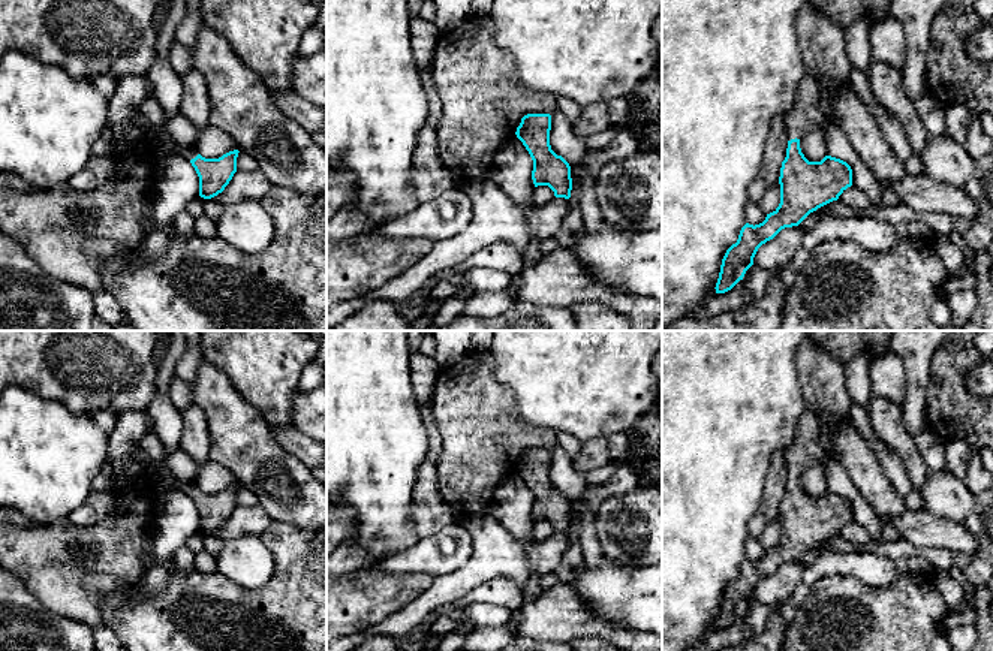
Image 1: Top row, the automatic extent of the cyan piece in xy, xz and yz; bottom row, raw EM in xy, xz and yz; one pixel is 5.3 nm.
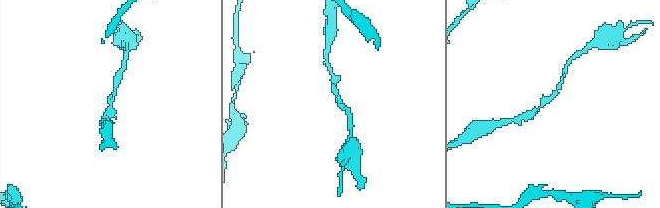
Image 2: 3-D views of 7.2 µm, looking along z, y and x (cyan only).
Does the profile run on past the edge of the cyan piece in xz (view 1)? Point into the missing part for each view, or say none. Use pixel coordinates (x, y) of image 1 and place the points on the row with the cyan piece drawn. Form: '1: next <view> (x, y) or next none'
1: next none

